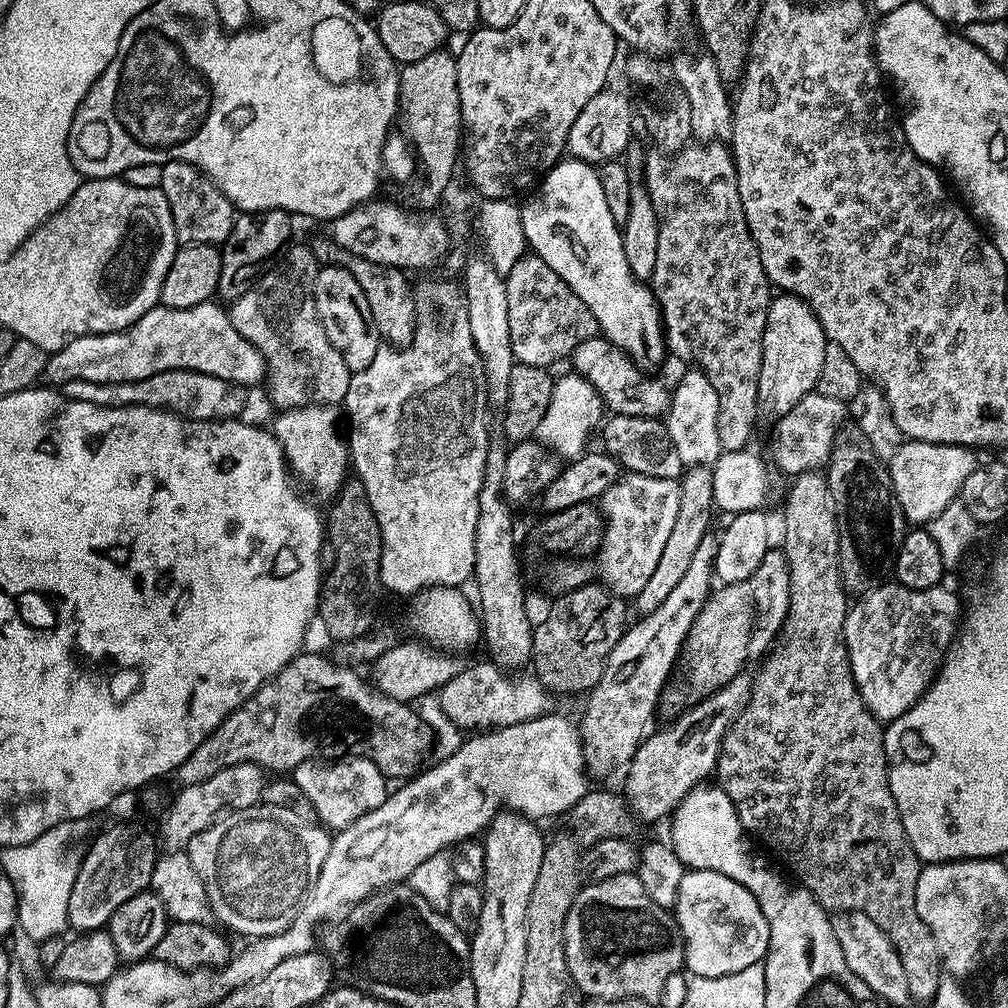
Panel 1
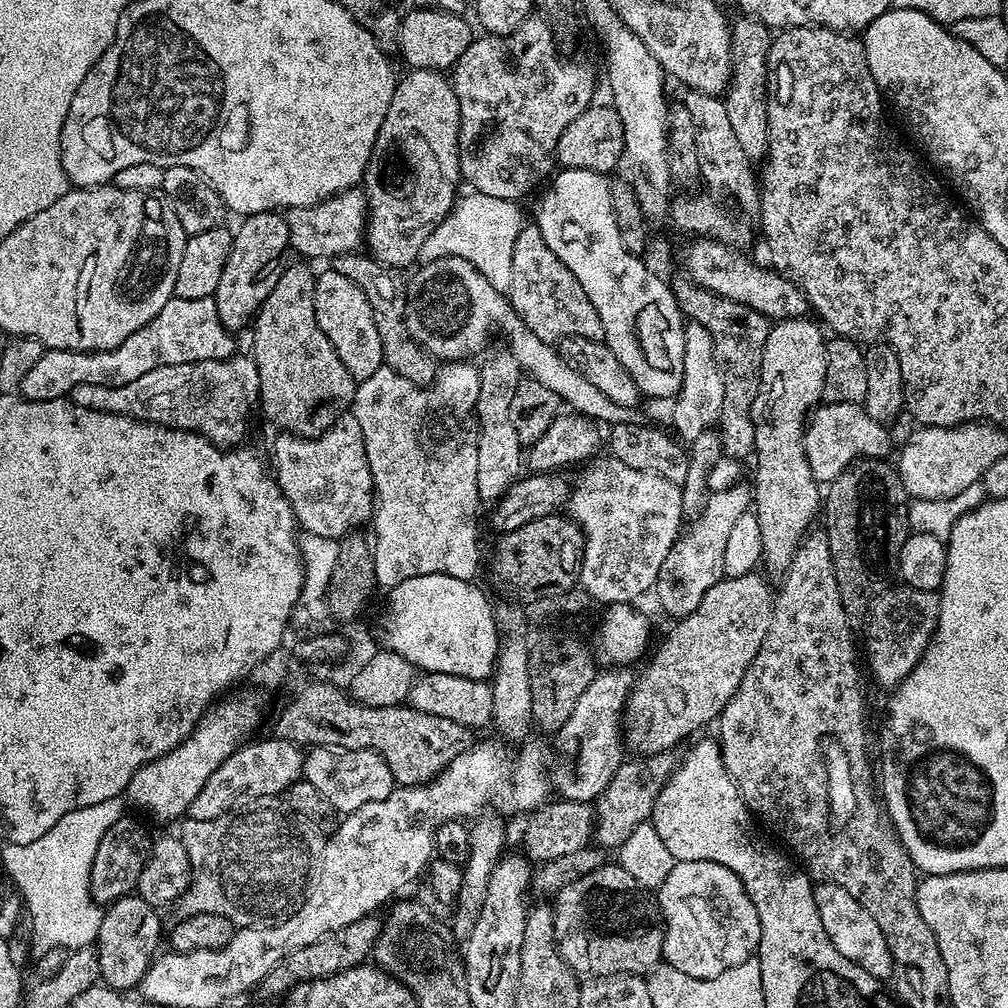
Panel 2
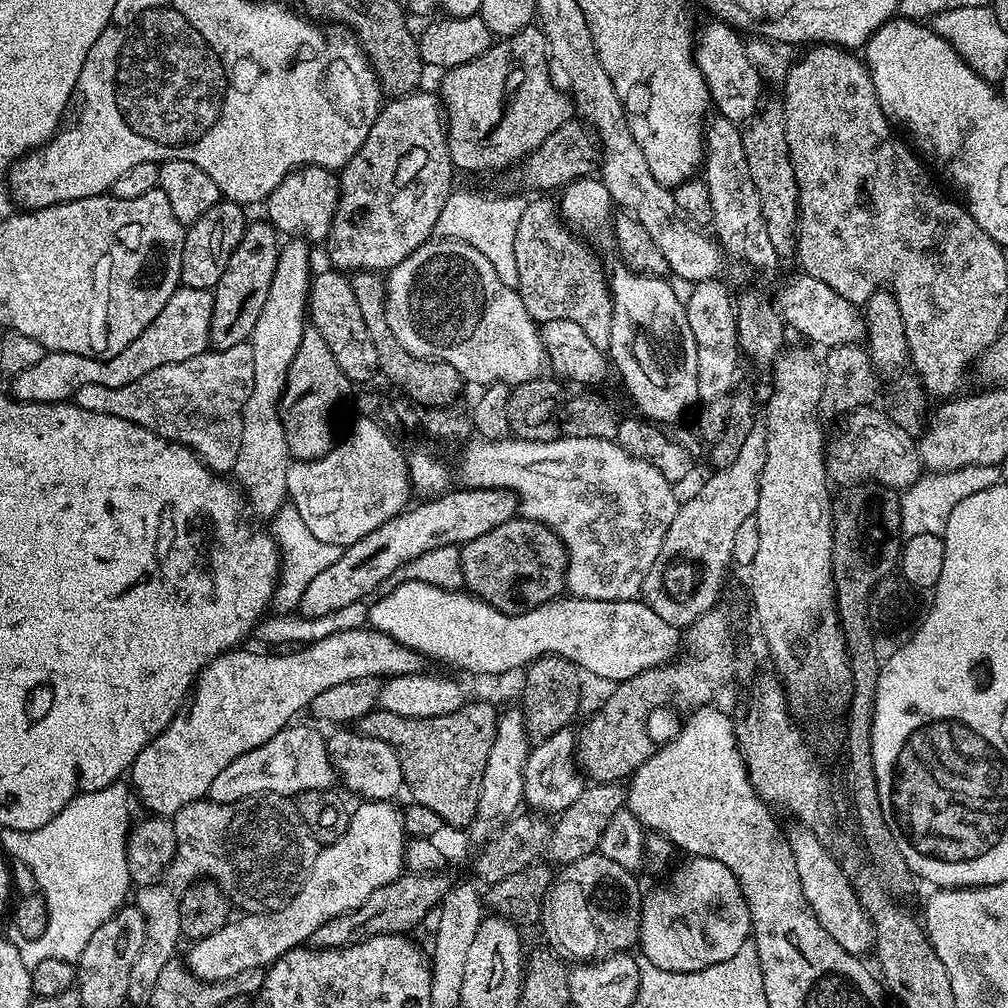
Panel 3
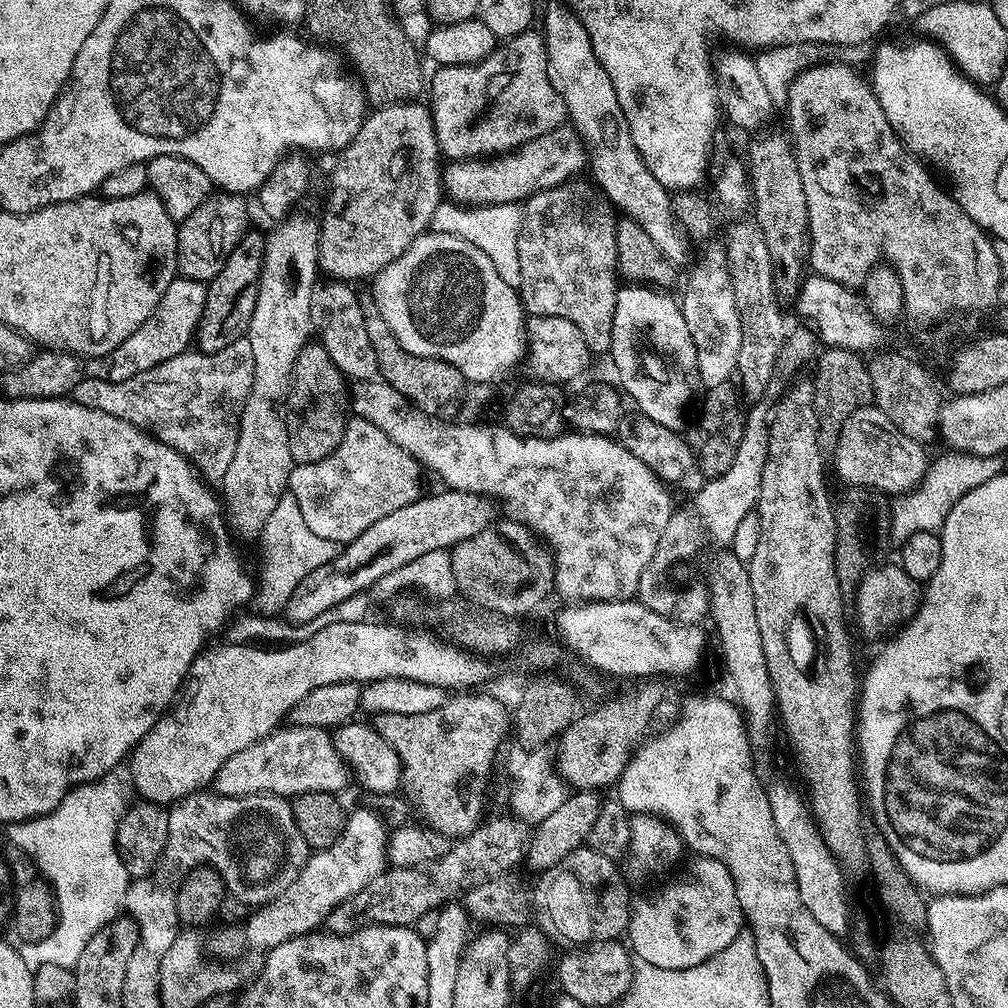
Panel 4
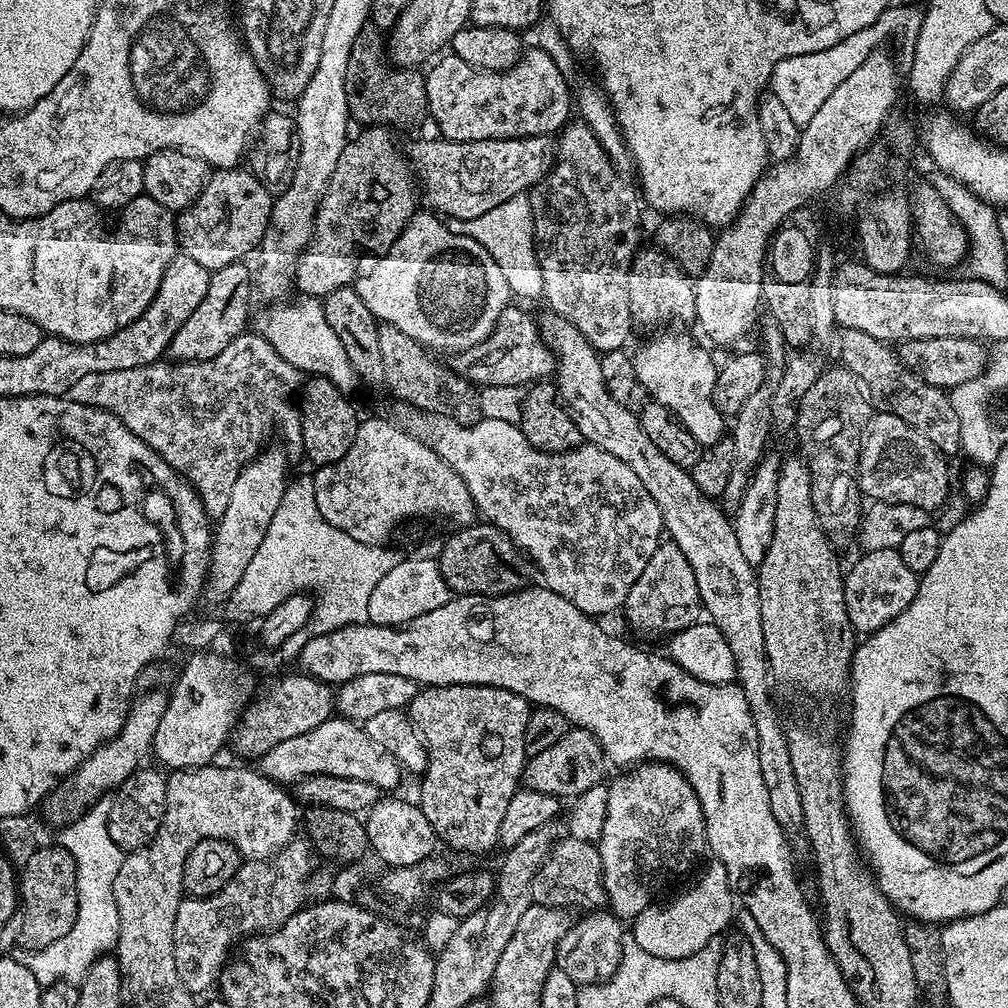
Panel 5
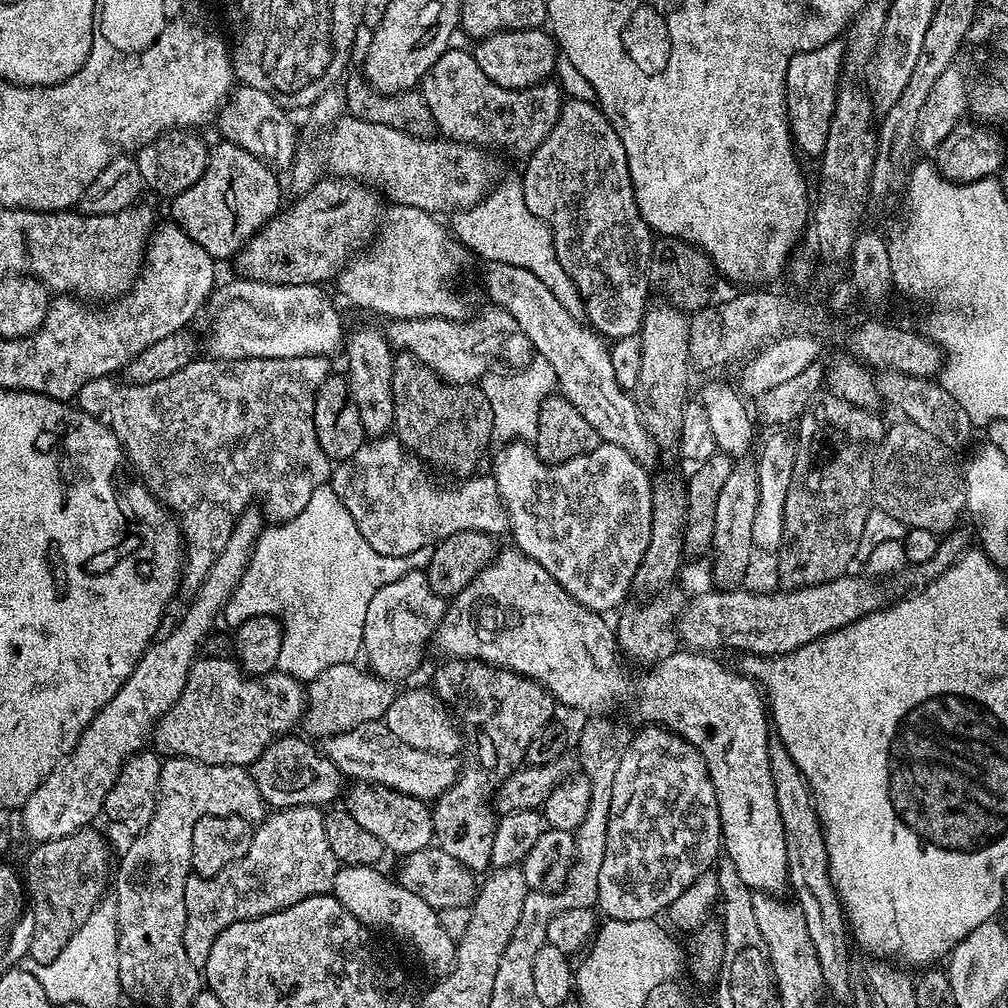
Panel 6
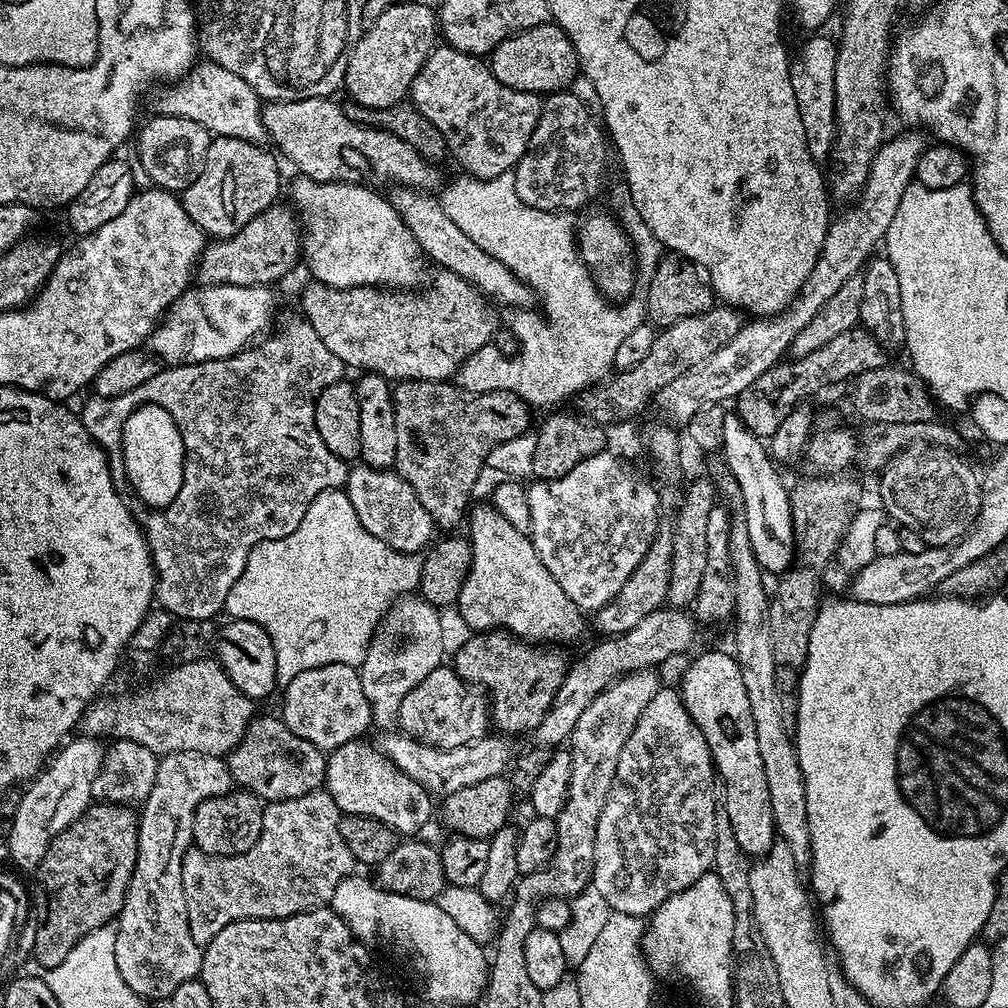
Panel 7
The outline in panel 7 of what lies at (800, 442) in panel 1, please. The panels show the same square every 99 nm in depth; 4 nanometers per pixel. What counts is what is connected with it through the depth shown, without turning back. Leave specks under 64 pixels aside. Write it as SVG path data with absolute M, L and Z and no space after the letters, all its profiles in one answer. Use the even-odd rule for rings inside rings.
M917 446L889 460L879 473L883 511L900 528L920 532L928 546L953 544L966 535L980 512L982 484L978 472L976 476L975 470L956 455L960 454L950 448Z

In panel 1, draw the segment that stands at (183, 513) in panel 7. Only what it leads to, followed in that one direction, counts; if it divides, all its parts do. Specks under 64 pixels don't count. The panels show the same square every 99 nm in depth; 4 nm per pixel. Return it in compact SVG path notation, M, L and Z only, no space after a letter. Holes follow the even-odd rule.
M179 368L121 384L75 380L62 385L62 391L72 400L94 402L102 408L126 408L129 404L145 404L151 408L166 408L179 416L185 416L187 420L226 420L239 417L243 413L240 411L244 408L245 389L210 374Z

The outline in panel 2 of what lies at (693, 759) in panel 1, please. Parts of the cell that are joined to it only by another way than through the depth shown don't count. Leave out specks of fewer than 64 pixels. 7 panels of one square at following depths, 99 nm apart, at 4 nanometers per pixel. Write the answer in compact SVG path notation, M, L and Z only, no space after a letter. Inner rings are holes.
M659 752L653 756L628 758L621 763L614 774L610 786L602 790L602 794L594 801L594 840L605 850L616 850L630 833L640 824L647 824L652 819L652 811L656 805L662 786L672 777L678 763L672 752Z

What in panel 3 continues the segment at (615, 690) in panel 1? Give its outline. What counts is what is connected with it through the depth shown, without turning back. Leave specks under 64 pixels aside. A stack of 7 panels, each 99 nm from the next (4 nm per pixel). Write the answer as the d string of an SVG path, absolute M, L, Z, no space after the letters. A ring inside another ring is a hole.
M571 727L558 730L558 734L550 734L550 738L535 745L528 753L524 767L524 804L532 807L529 809L537 813L562 813L574 806L574 802L578 802L578 798L584 792L586 780L576 755L578 736L572 731Z

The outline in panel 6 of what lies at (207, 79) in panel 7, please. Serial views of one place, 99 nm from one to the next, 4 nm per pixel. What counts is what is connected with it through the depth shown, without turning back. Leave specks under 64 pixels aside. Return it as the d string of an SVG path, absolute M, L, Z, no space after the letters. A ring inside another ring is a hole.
M247 86L235 89L234 95L224 105L219 116L216 117L215 127L220 127L220 132L229 144L242 146L242 150L250 150L254 158L267 164L273 170L291 169L292 160L296 156L298 141L296 141L296 128L288 116L284 105L280 104L270 94L262 90L254 90Z

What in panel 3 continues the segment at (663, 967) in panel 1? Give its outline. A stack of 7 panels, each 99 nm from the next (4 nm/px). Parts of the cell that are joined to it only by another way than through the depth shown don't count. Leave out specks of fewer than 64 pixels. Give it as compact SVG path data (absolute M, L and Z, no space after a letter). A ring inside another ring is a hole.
M599 851L591 852L586 858L567 861L561 868L564 869L553 875L552 885L546 894L540 915L539 927L544 928L544 936L549 940L545 941L557 953L565 957L573 956L573 961L576 962L603 960L605 956L614 956L618 952L635 949L640 942L640 923L644 905L637 877L618 866L618 862L610 862L610 858L600 855Z

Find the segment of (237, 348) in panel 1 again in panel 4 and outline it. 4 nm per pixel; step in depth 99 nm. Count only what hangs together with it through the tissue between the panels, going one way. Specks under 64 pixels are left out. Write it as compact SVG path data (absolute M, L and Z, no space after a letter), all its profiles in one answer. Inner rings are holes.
M183 278L172 280L170 286L166 286L166 294L162 294L158 306L154 306L154 314L150 314L150 318L146 318L146 322L142 322L142 326L138 326L138 330L134 330L134 334L130 334L130 338L126 338L126 342L122 342L122 346L118 346L106 358L89 359L88 369L84 369L79 356L41 351L33 355L26 366L3 373L3 395L9 400L55 400L71 394L86 372L90 376L107 378L110 382L126 382L126 378L134 378L134 374L146 374L146 370L154 370L154 366L170 362L170 358L189 351L202 318L202 310L206 306L207 293L205 281Z

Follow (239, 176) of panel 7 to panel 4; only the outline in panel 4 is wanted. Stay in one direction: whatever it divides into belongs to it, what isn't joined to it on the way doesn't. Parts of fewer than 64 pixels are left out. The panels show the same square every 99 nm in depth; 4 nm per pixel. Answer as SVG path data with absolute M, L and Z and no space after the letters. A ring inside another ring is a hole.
M217 191L206 198L190 218L179 221L176 229L176 266L186 280L210 281L226 266L228 256L241 238L250 231L248 204L243 195Z

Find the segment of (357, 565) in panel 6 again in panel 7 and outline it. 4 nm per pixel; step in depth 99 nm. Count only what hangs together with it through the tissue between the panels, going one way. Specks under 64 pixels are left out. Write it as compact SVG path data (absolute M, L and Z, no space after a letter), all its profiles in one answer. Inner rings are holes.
M347 491L323 492L310 502L294 534L254 546L238 582L234 582L234 586L230 586L230 594L226 594L224 612L234 620L258 622L258 626L266 630L274 644L276 679L281 685L290 683L296 674L304 670L331 663L345 663L359 669L369 644L377 635L380 619L389 615L397 597L411 593L408 592L411 588L412 591L419 589L423 561L423 555L394 552L386 546L386 542L374 538L374 534L358 522L358 514L354 514L354 506L350 506Z

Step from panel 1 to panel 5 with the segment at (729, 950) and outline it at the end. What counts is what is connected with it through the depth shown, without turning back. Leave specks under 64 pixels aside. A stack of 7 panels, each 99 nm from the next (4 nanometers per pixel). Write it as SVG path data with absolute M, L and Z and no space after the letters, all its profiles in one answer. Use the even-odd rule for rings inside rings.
M714 858L709 859L709 864L697 878L696 884L690 885L685 892L678 893L665 904L648 904L646 910L637 914L630 924L631 937L636 944L658 958L681 960L693 956L711 940L717 939L721 935L719 932L727 930L732 920L732 900L734 904L734 893L726 874L726 866Z

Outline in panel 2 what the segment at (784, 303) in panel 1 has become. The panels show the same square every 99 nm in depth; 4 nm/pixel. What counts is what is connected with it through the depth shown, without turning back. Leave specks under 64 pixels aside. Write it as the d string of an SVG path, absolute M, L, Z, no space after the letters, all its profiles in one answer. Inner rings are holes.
M808 319L777 320L769 327L766 346L762 350L758 398L754 398L752 407L754 461L756 460L754 513L762 534L763 567L766 566L777 574L787 572L798 546L815 525L812 523L815 520L817 523L822 512L822 488L810 474L804 457L804 429L806 417L822 400L822 382L826 382L826 336L820 333L821 325L815 319Z

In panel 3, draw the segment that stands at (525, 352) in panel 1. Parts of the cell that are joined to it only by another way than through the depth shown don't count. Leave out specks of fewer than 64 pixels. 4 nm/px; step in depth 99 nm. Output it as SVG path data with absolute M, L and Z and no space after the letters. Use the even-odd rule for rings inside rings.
M532 200L522 210L522 222L518 222L518 234L514 234L514 259L518 261L518 282L516 288L522 302L533 320L541 325L555 320L575 322L594 346L605 350L610 346L610 322L612 321L612 296L609 283L600 274L596 260L584 252L585 245L562 223L555 203L548 200Z

